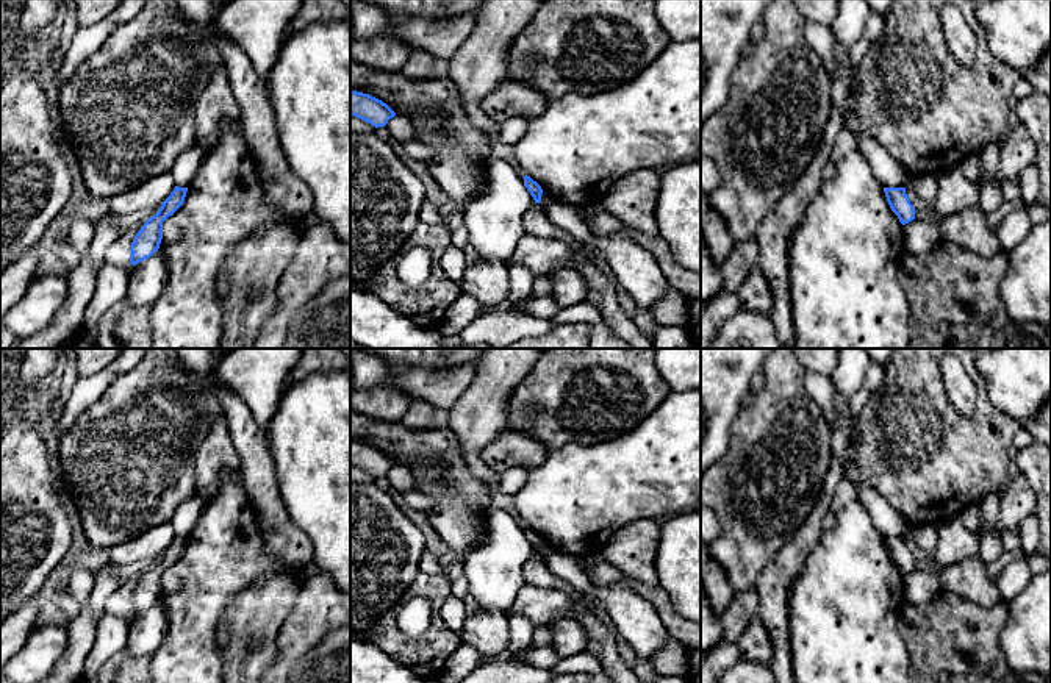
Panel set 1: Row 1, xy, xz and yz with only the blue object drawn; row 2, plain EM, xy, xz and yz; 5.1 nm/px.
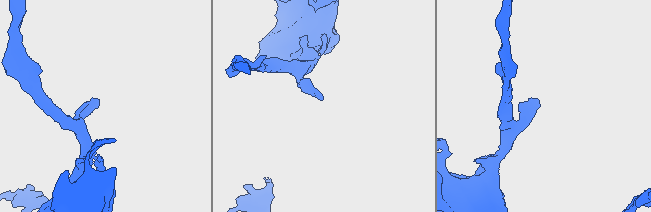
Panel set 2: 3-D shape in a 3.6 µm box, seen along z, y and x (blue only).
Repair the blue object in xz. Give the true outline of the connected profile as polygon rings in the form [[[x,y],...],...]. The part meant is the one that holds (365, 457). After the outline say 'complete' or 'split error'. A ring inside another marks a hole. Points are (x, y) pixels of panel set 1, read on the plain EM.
[[[350,441],[350,466],[378,478],[385,477],[396,463],[386,453],[369,444]]] | complete

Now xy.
[[[175,536],[170,545],[163,552],[158,563],[145,570],[131,592],[130,614],[136,616],[158,602],[163,589],[163,572],[181,556],[186,542],[188,538]]] | complete

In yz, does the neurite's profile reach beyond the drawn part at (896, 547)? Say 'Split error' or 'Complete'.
Complete

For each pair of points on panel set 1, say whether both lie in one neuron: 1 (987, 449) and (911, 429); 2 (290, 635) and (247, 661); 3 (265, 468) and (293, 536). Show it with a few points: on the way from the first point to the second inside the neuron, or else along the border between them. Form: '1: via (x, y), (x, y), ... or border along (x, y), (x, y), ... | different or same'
1: via (968, 449), (945, 449), (940, 444), (929, 444) | same
2: border along (291, 611), (279, 632), (277, 657), (269, 666) | different
3: via (265, 485), (265, 497), (276, 519) | same

